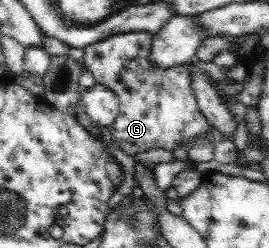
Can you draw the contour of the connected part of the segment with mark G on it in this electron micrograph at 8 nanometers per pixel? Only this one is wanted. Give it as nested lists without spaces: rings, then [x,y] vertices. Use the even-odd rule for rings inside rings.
[[[124,32],[114,34],[94,44],[88,44],[88,47],[84,48],[83,62],[94,75],[96,83],[110,87],[120,99],[118,117],[109,128],[118,146],[126,154],[132,156],[137,152],[150,148],[166,148],[166,150],[170,150],[178,142],[185,145],[190,140],[190,137],[200,134],[207,134],[208,136],[210,130],[210,124],[199,111],[195,96],[188,86],[188,64],[168,71],[152,69],[152,65],[148,63],[148,52],[150,52],[150,46],[152,46],[152,39],[148,32]]]

